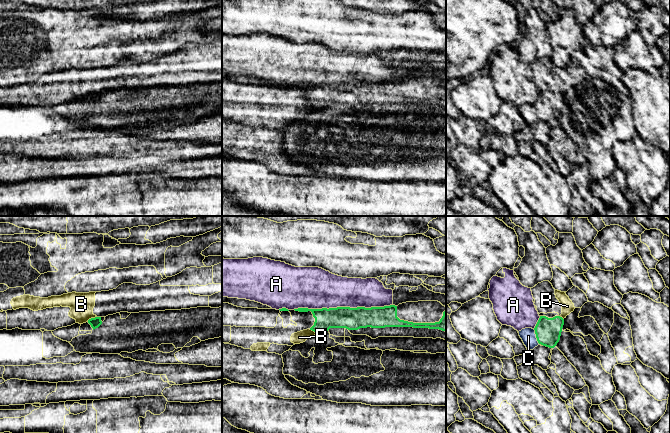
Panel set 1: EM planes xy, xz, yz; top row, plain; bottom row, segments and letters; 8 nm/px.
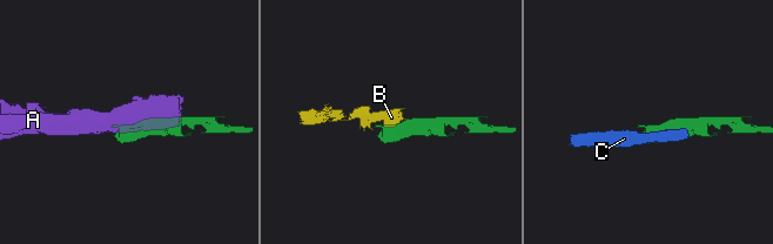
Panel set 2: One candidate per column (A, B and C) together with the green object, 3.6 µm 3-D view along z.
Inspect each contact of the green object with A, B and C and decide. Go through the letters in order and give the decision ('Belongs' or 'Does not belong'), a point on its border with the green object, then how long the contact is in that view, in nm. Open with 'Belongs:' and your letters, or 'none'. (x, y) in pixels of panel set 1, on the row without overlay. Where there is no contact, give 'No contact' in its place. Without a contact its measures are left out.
Belongs: C
A: Does not belong. Touches green at xz (342, 83). Shared border 800 nm
B: Does not belong. Touches green at xy (91, 94). Shared border 90 nm
C: Belongs. Touches green at yz (536, 112). Shared border 130 nm

